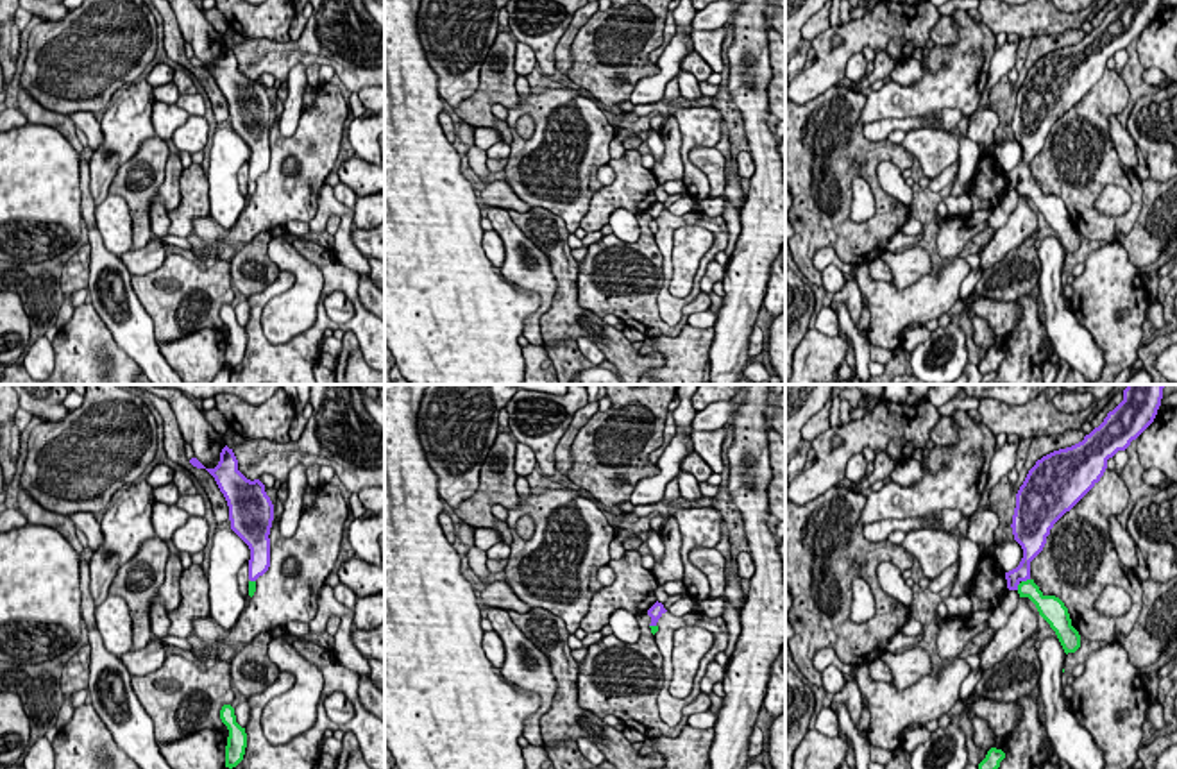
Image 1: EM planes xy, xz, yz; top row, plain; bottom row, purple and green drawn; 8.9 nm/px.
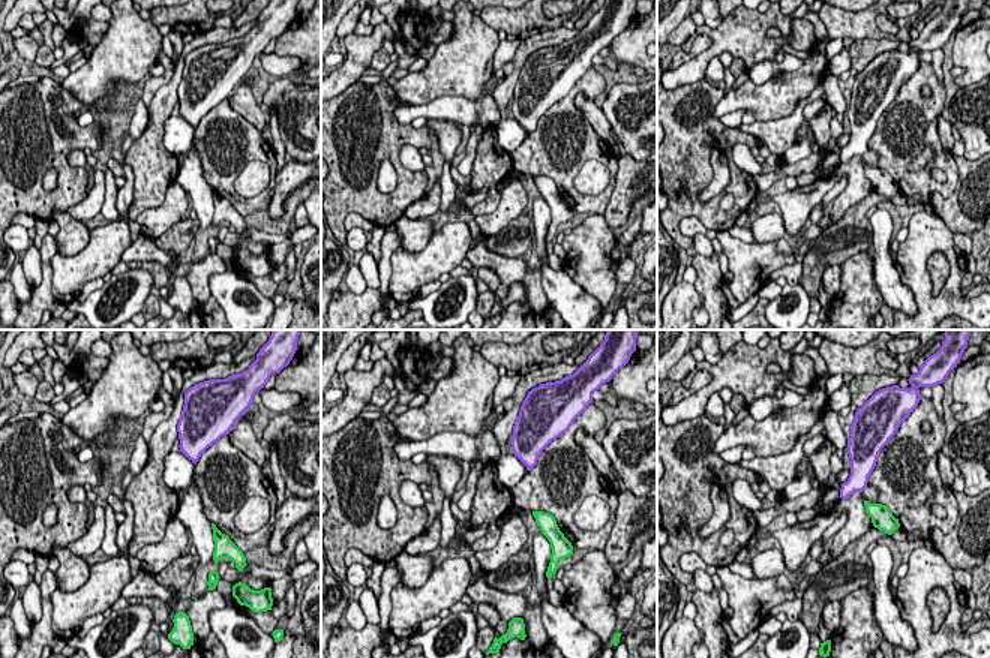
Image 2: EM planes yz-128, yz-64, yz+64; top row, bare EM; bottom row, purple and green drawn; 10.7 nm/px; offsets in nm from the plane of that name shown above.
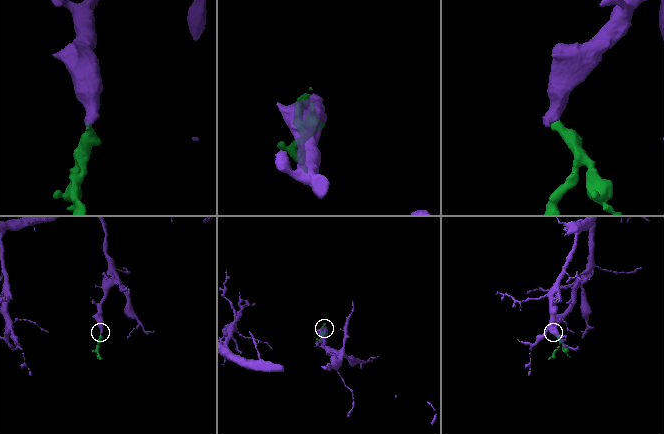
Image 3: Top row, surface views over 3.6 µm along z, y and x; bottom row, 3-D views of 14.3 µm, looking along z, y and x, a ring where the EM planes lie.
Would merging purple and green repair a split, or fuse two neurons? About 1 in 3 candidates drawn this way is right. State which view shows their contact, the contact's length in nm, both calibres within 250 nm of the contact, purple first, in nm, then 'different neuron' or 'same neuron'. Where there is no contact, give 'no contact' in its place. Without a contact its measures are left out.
meets purple in yz; contact 160 nm long; 160 nm thick on the purple side, 160 nm on the other; same neuron

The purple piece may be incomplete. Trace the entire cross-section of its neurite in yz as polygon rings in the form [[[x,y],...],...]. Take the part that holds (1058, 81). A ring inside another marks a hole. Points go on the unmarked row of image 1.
[[[1122,0],[1082,41],[1037,59],[1016,93],[1011,127],[1023,157],[1005,172],[1007,188],[1036,204],[1066,254],[1080,247],[1080,234],[1064,202],[1045,195],[1034,182],[1030,161],[1043,150],[1054,123],[1100,80],[1107,59],[1125,50],[1154,21],[1159,5],[1161,0]]]

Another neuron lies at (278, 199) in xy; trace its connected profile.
[[[333,82],[317,86],[315,100],[302,109],[297,131],[283,136],[281,116],[270,127],[270,166],[256,179],[256,191],[236,224],[224,229],[213,218],[193,218],[193,232],[202,241],[202,256],[220,243],[247,245],[259,232],[286,225],[292,220],[311,222],[317,215],[317,195],[333,172],[349,116],[349,100]],[[288,157],[299,163],[299,173],[286,177],[283,165]]]

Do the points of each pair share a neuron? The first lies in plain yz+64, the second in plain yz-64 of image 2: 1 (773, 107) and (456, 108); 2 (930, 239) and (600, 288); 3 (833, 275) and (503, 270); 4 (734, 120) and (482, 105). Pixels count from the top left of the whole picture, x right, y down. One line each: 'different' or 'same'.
1: different
2: same
3: same
4: same

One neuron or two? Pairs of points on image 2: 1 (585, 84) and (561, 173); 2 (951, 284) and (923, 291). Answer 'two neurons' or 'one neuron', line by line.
1: one neuron
2: one neuron

